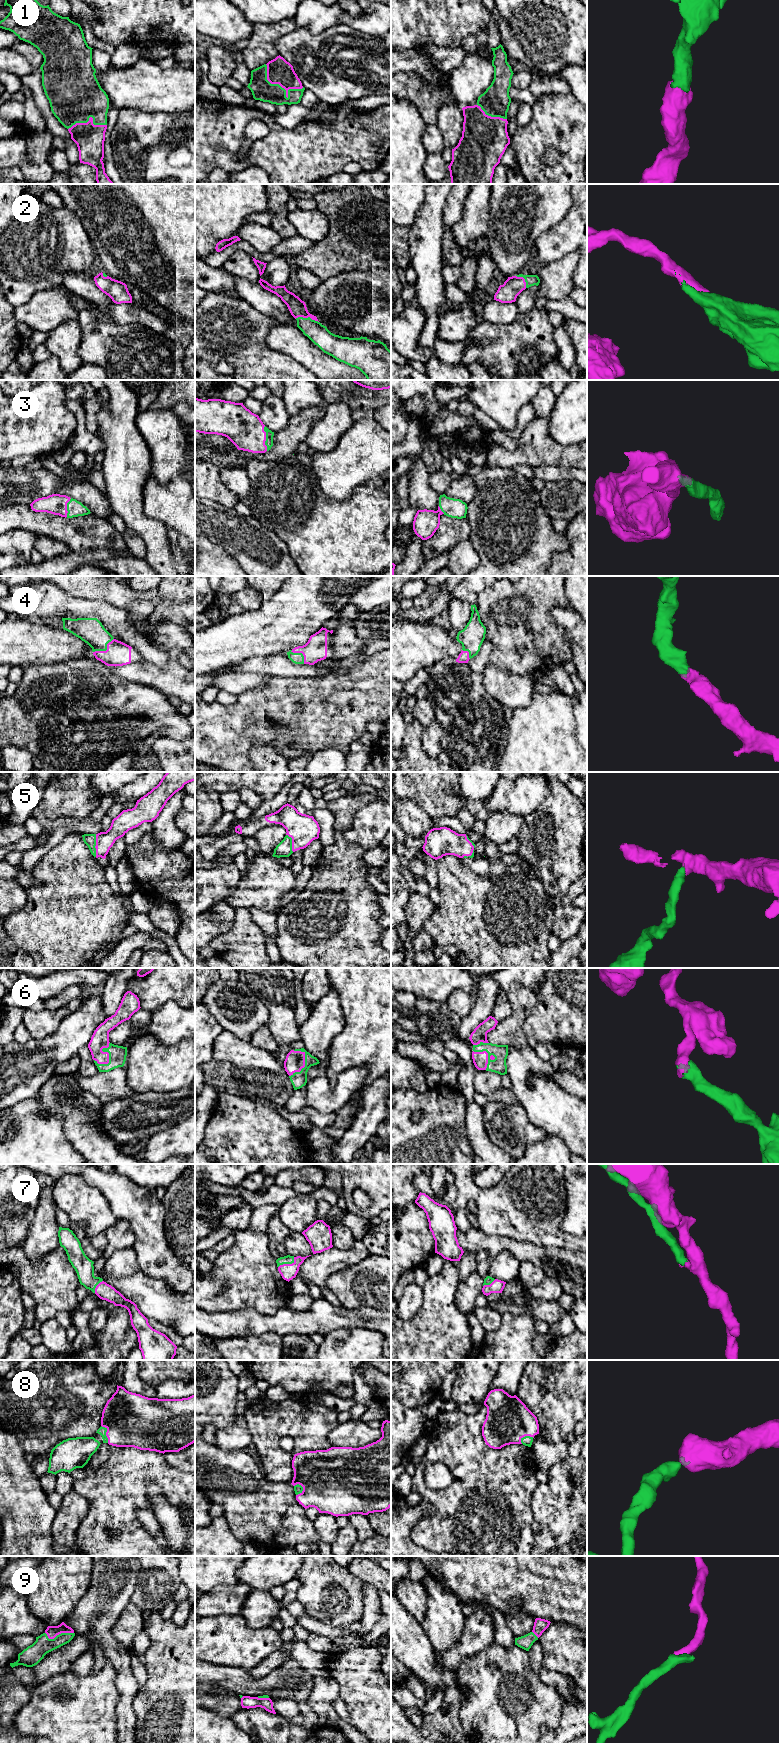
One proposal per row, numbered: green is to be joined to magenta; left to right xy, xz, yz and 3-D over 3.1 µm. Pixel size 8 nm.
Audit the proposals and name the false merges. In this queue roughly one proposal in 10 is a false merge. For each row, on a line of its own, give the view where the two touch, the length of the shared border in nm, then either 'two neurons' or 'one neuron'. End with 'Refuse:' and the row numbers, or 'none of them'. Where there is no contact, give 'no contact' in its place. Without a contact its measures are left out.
1: contact in xz; length 360 nm; one neuron
2: contact in xz; length 190 nm; one neuron
3: contact in xz; length 200 nm; one neuron
4: contact in xy; length 200 nm; one neuron
5: contact in xy; length 180 nm; one neuron
6: contact in yz; length 200 nm; one neuron
7: contact in xz; length 160 nm; one neuron
8: contact in xy; length 160 nm; one neuron
9: contact in xy; length 240 nm; one neuron
Refuse: none of them

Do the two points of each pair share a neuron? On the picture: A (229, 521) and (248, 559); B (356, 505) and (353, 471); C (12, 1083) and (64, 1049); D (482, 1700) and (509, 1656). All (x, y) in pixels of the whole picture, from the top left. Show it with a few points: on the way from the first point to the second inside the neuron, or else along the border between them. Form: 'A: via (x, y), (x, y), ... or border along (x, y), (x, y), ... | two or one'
A: via (234, 530), (248, 544), (248, 550) | one
B: border along (365, 483), (358, 486), (345, 499), (333, 498) | two
C: via (25, 1070), (38, 1058), (51, 1050) | one
D: via (493, 1689), (501, 1678), (501, 1674), (508, 1667) | one

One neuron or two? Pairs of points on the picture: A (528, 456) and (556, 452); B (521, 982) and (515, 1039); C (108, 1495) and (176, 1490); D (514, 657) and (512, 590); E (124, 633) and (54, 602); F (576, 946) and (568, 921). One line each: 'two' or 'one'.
A: one
B: one
C: one
D: one
E: one
F: two

